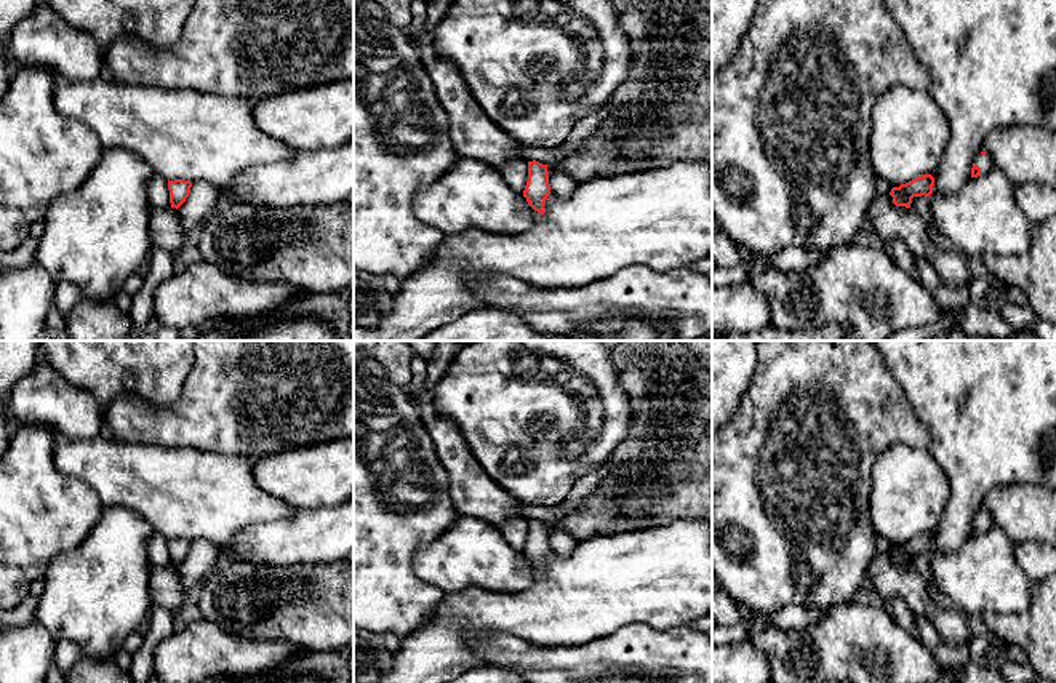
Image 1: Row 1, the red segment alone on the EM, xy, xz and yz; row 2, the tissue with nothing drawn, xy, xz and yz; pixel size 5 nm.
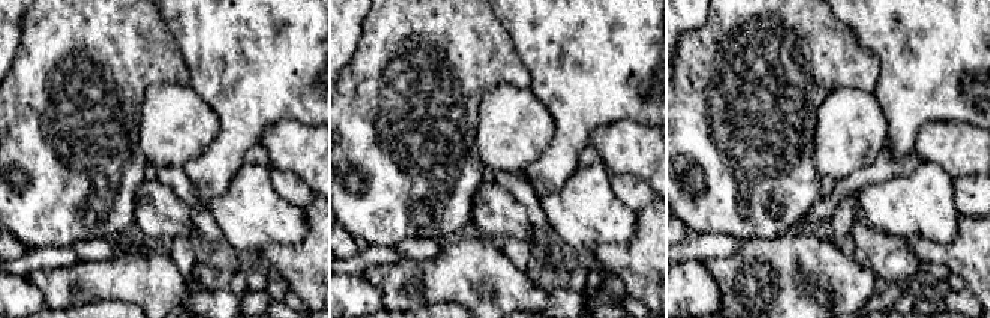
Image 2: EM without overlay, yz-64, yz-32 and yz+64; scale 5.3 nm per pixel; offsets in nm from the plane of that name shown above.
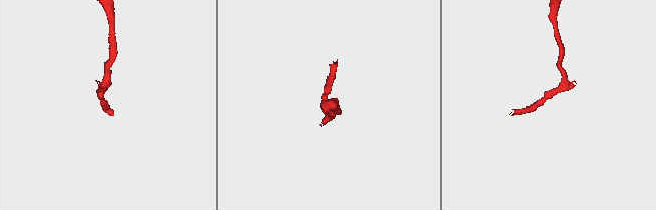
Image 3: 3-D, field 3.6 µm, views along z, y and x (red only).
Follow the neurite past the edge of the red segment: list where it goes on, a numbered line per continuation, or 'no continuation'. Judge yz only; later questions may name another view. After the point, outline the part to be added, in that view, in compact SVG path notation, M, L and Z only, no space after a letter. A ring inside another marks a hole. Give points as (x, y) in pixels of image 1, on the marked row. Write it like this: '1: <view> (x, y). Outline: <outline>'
1: yz (983, 160). Outline: M979 154L974 163L981 168L981 174L990 171L995 166L994 160L987 154Z

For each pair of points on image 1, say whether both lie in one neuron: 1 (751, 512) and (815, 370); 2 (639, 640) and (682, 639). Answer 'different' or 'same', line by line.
1: same
2: same

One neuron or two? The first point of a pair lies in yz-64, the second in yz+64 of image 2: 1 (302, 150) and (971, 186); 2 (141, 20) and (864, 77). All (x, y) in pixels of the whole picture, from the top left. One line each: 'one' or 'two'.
1: two
2: one

